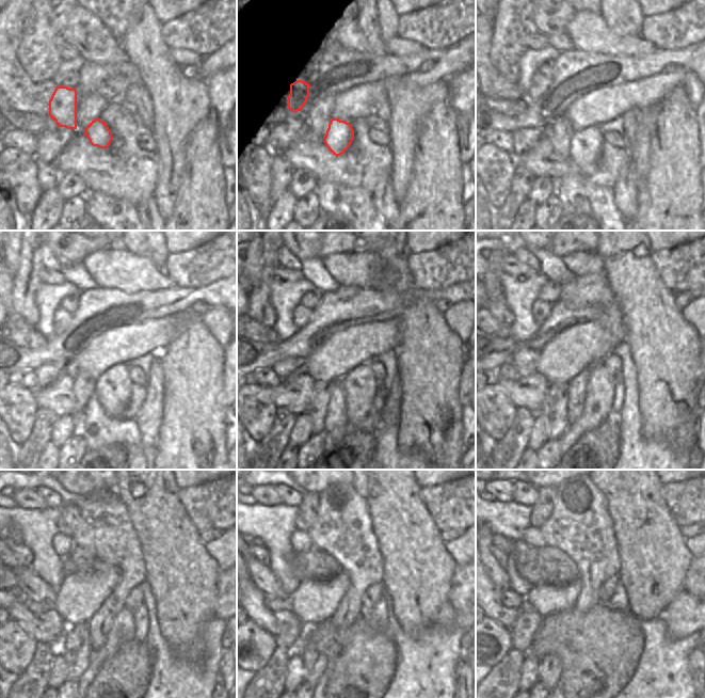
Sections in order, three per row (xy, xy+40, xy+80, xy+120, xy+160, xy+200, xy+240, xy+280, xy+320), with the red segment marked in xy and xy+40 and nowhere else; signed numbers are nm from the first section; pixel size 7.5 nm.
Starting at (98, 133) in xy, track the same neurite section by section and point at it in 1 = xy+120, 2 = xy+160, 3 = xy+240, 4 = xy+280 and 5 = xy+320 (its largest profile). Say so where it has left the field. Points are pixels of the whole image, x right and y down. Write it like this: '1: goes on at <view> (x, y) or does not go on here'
1: goes on at xy+120 (113, 387)
2: goes on at xy+160 (359, 385)
3: goes on at xy+240 (122, 631)
4: goes on at xy+280 (321, 685)
5: goes on at xy+320 (558, 686)

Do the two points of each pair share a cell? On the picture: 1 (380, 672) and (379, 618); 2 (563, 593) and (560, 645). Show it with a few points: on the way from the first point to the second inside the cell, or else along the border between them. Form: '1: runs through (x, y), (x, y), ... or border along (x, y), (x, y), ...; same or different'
1: border along (367, 621), (377, 630), (385, 633); different
2: border along (573, 606), (542, 618); different

